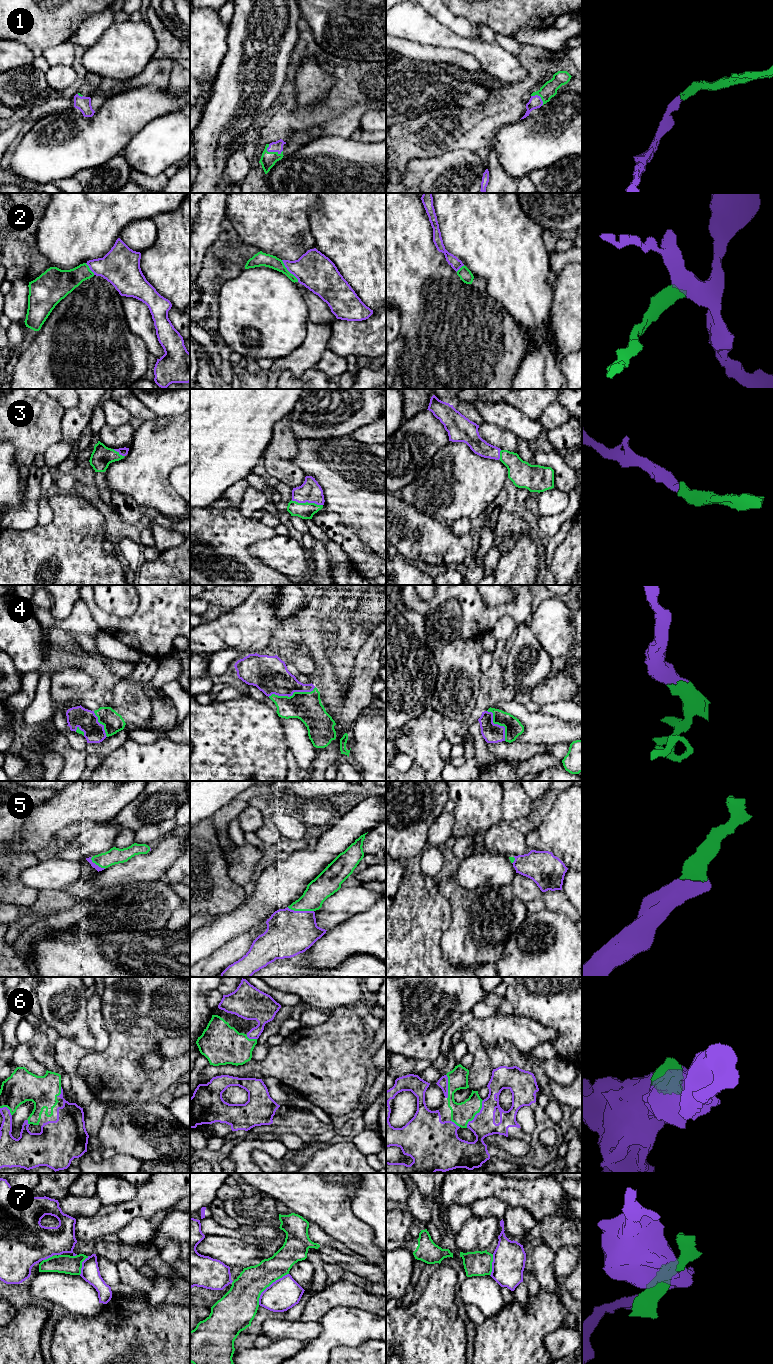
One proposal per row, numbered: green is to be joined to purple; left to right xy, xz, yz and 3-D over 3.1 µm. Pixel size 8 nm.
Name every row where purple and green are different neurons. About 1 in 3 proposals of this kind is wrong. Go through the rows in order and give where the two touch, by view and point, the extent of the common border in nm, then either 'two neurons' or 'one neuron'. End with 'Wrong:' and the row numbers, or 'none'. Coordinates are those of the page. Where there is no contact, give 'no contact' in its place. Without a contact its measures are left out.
1: meets purple in xz at (274, 151); contact 140 nm long; one neuron
2: meets purple in xz at (289, 271); contact 220 nm long; two neurons
3: meets purple in xz at (307, 501); contact 260 nm long; one neuron
4: meets purple in xz at (291, 695); contact 400 nm long; one neuron
5: meets purple in xz at (300, 911); contact 220 nm long; one neuron
6: meets purple in yz at (476, 1114); contact 260 nm long; one neuron
7: meets purple in xz at (270, 1285); contact 360 nm long; two neurons
Wrong: 2, 7

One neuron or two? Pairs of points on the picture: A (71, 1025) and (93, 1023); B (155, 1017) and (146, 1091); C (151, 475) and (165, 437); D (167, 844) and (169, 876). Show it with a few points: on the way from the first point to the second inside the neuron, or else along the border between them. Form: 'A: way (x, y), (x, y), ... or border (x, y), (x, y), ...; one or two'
A: border (86, 1001), (86, 1025), (94, 1038), (94, 1046); two
B: way (137, 1035), (134, 1038), (134, 1073); one
C: way (151, 466), (151, 457), (159, 446); one
D: border (179, 855), (164, 873), (162, 879); two

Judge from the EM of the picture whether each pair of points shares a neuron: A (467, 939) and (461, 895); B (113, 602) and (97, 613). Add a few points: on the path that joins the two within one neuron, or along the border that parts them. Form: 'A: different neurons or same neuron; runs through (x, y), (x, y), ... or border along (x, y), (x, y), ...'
A: same neuron; runs through (467, 928), (467, 906)
B: different neurons; border along (94, 595), (95, 602), (101, 609), (123, 617)

